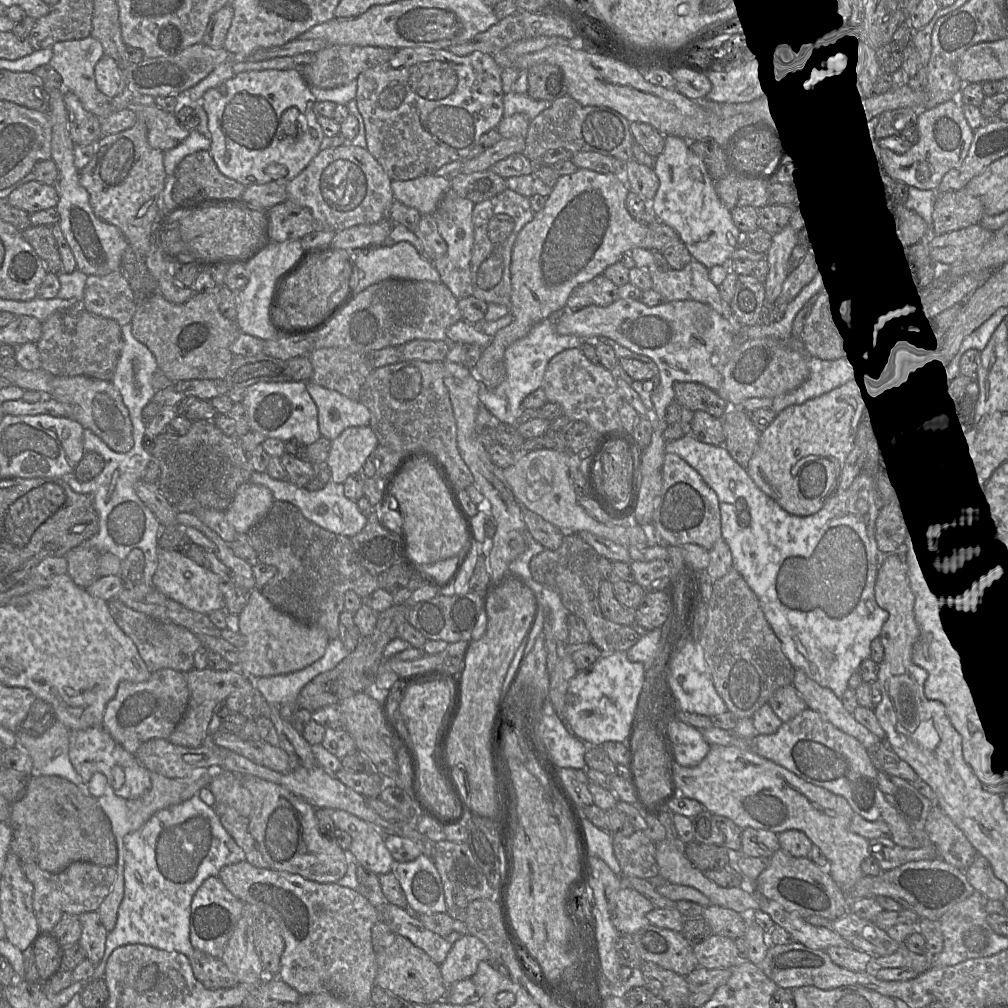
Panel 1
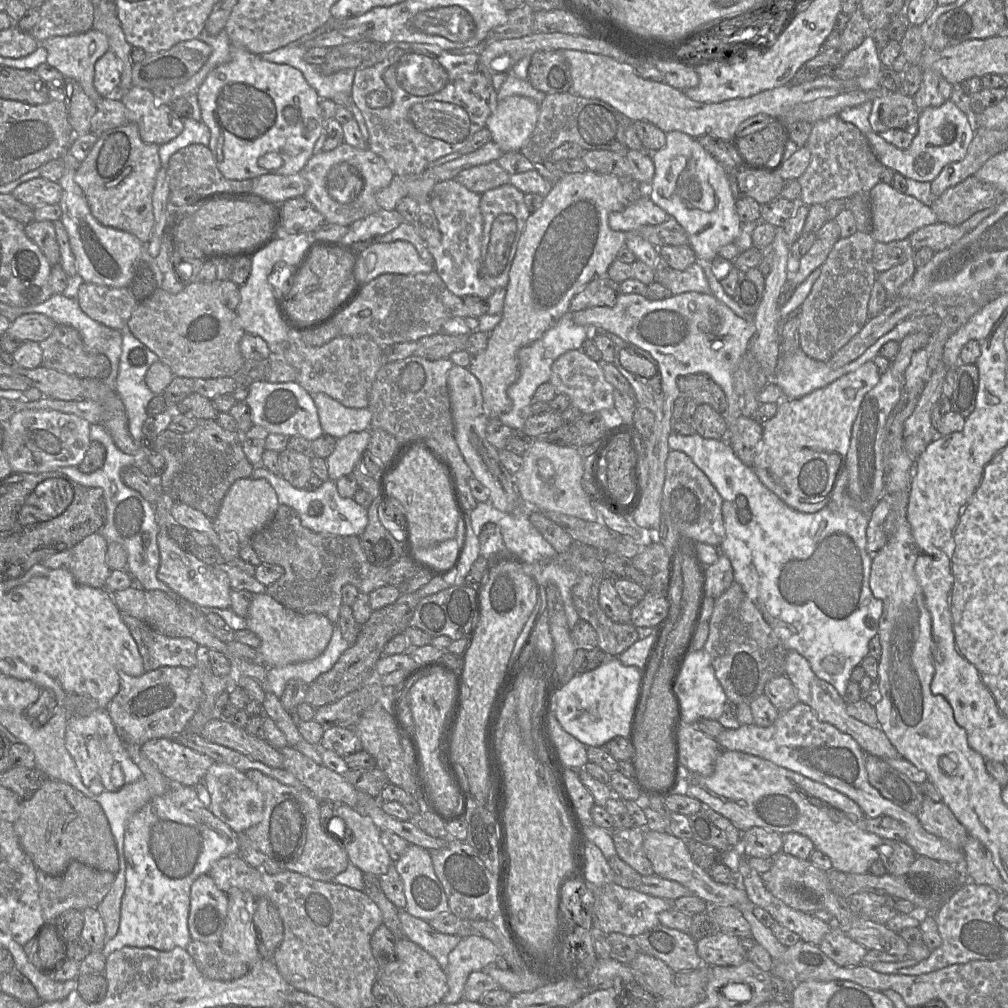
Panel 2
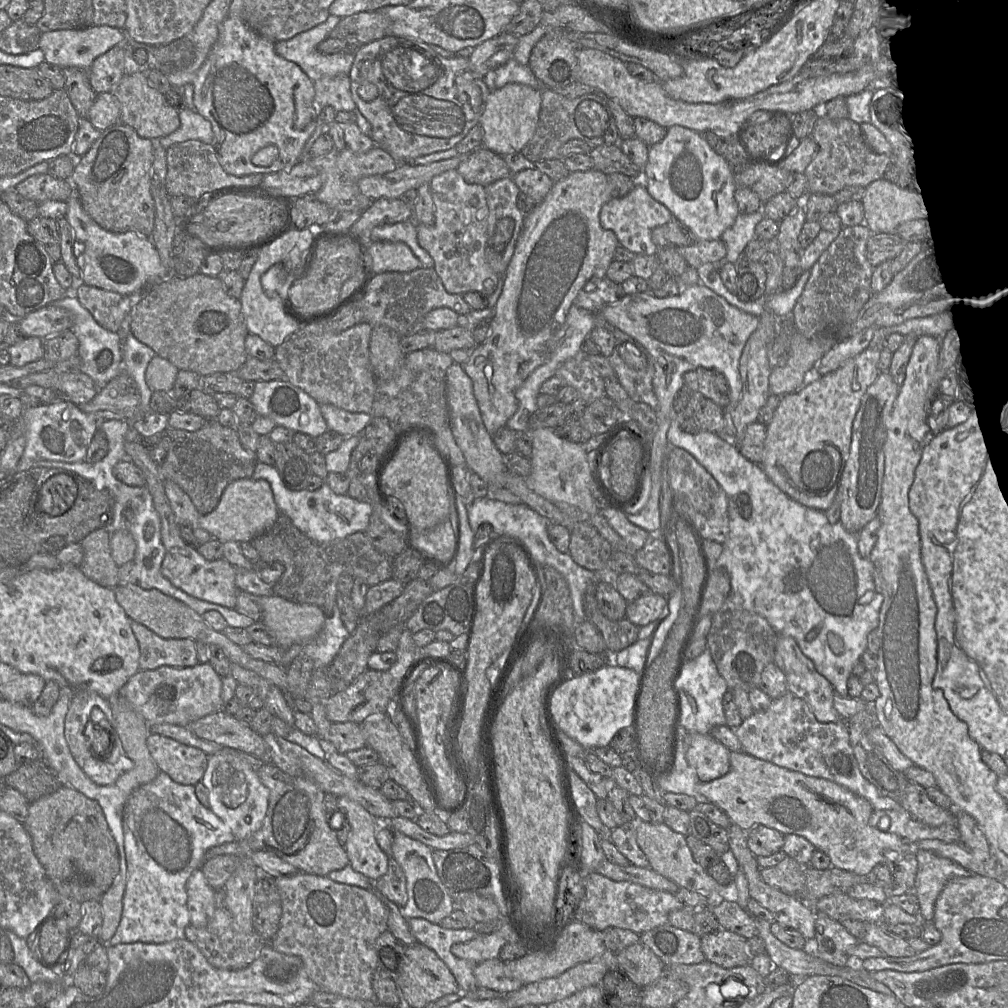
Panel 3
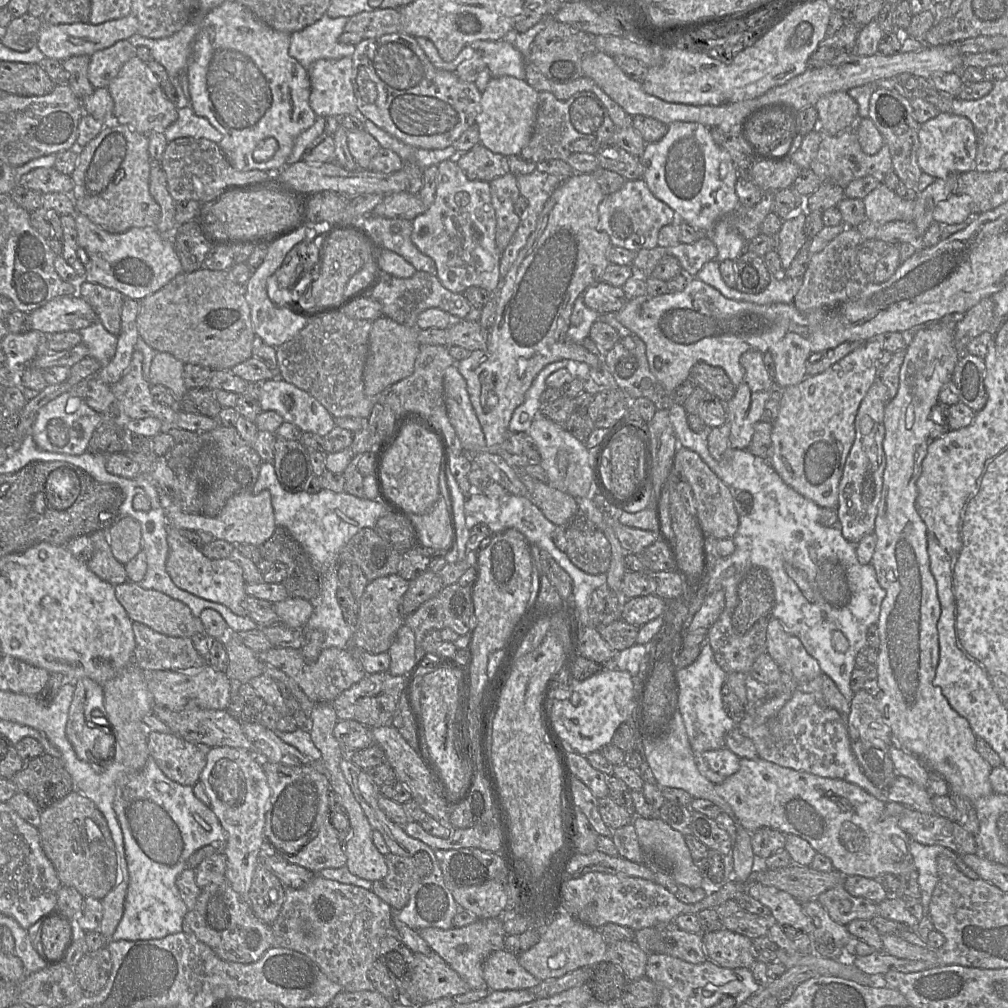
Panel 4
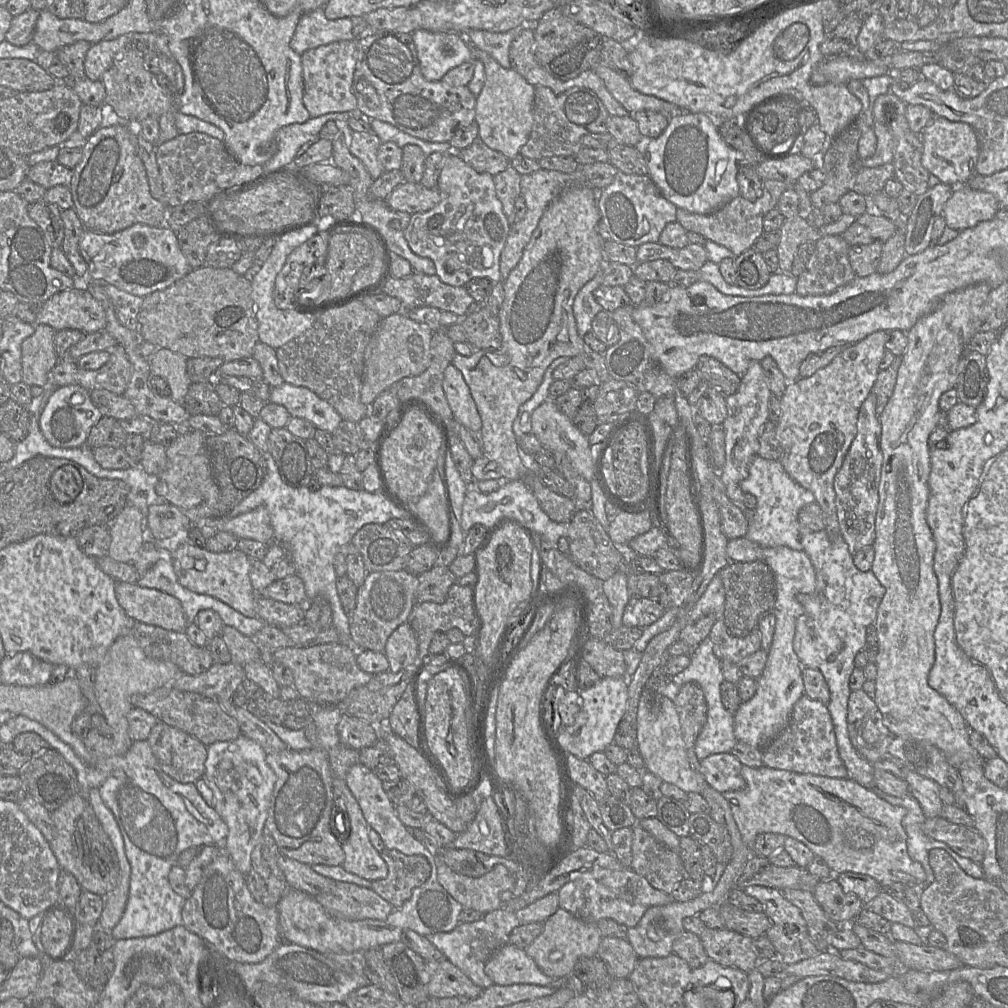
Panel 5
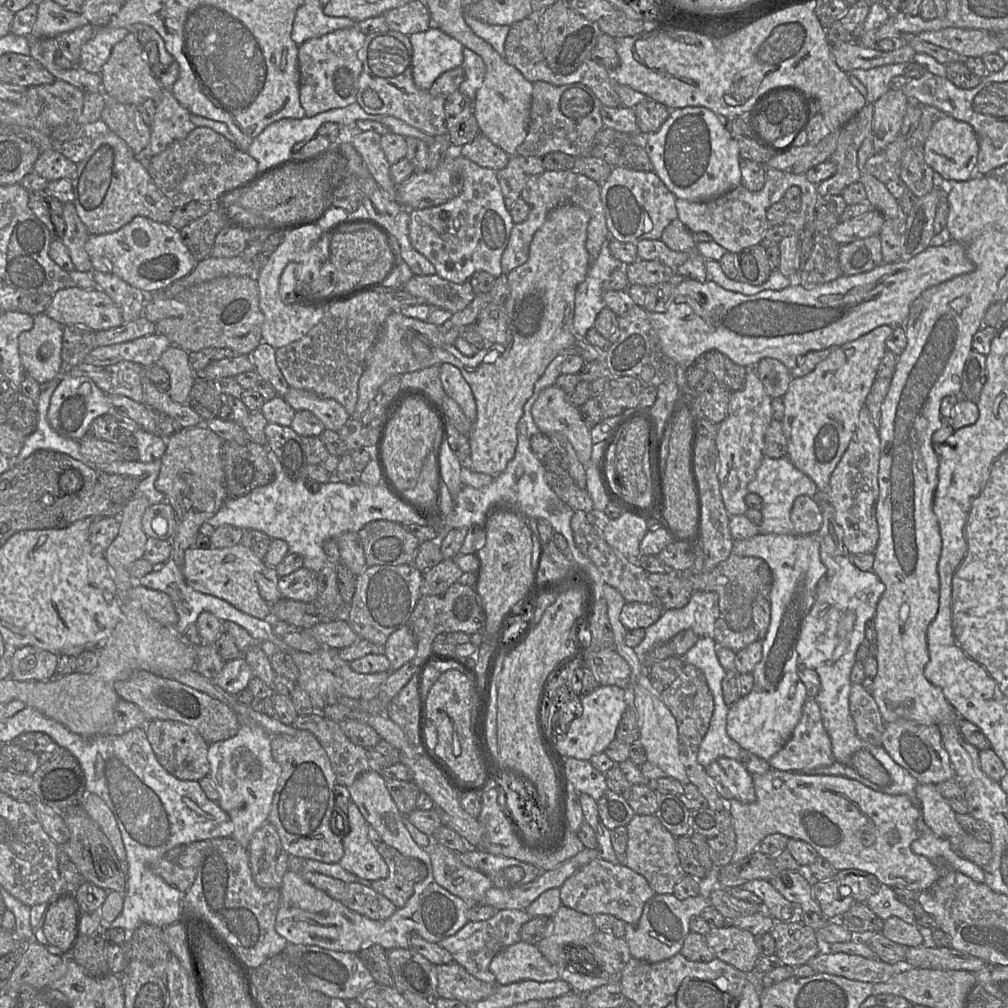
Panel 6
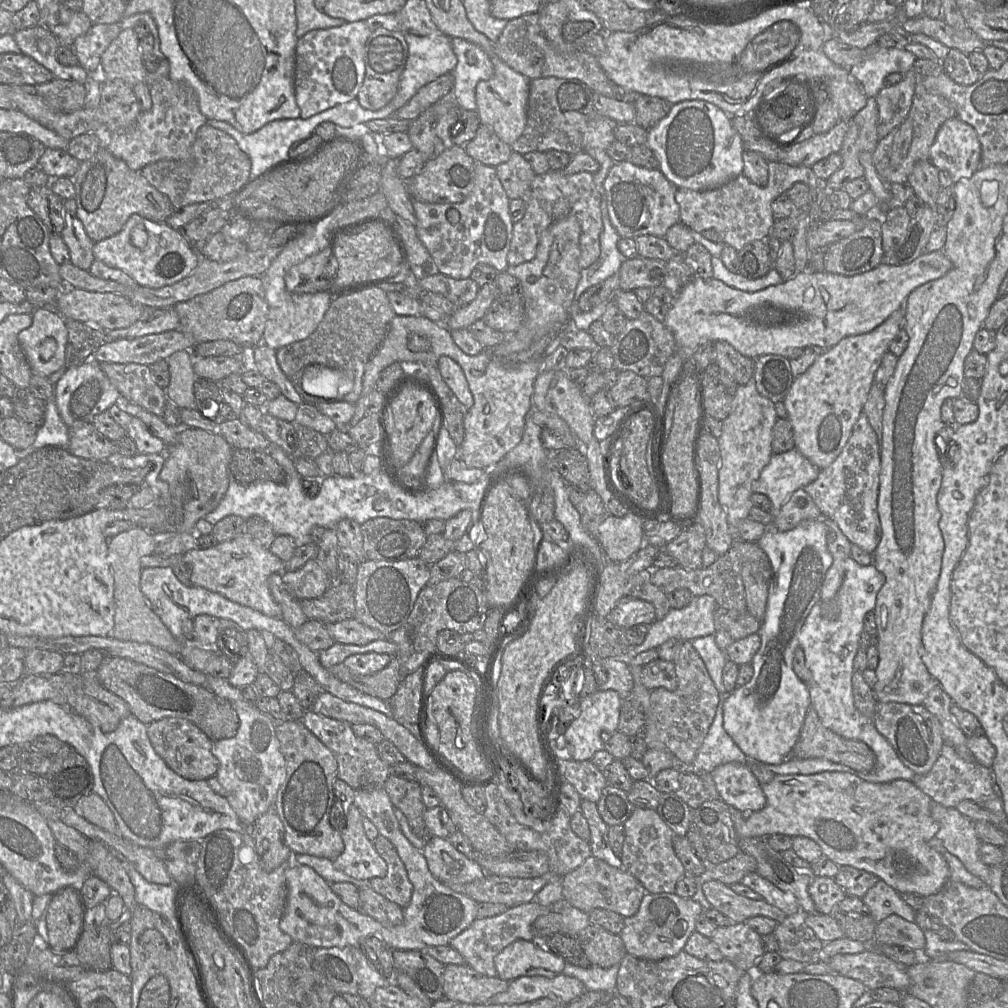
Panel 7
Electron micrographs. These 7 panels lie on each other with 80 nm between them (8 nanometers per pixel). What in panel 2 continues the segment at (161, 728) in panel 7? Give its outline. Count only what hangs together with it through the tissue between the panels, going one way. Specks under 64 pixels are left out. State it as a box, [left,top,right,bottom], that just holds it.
[141,739,215,787]

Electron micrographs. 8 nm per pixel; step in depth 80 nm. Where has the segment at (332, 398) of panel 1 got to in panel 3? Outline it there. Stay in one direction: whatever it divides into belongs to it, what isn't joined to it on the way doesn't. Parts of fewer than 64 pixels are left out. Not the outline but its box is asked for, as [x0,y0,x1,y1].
[320,404,372,437]

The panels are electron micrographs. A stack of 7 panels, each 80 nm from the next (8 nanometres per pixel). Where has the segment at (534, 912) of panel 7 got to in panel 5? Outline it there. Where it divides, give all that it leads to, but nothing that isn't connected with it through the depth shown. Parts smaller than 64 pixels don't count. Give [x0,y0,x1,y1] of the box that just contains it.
[426,908,521,990]

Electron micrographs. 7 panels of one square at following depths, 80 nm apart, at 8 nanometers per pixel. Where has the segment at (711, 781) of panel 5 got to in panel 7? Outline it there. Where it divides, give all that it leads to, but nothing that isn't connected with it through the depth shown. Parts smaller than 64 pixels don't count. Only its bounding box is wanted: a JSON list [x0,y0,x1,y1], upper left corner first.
[711,762,765,812]

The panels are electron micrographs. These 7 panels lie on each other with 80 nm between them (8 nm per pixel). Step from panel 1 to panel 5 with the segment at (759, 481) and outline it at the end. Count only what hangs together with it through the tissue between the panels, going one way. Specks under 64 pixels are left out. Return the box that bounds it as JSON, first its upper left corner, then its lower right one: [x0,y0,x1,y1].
[776,330,887,543]

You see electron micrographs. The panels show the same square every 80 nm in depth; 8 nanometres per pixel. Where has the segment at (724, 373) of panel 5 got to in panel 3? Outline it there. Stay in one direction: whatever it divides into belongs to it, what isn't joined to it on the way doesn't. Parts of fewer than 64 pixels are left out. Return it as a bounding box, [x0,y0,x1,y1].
[683,367,730,409]

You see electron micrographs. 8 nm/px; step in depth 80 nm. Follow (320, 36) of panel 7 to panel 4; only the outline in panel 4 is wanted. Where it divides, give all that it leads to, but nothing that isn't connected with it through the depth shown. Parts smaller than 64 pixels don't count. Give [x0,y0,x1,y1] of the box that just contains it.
[308,57,357,117]

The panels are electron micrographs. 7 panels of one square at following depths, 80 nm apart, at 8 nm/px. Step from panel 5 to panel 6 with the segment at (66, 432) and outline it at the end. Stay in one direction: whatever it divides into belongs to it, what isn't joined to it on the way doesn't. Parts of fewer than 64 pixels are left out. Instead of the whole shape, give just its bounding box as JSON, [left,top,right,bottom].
[47,375,111,441]

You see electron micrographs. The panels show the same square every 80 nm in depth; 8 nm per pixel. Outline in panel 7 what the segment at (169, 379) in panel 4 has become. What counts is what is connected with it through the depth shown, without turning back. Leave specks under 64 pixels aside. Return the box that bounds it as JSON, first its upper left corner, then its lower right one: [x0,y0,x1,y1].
[165,350,198,409]

